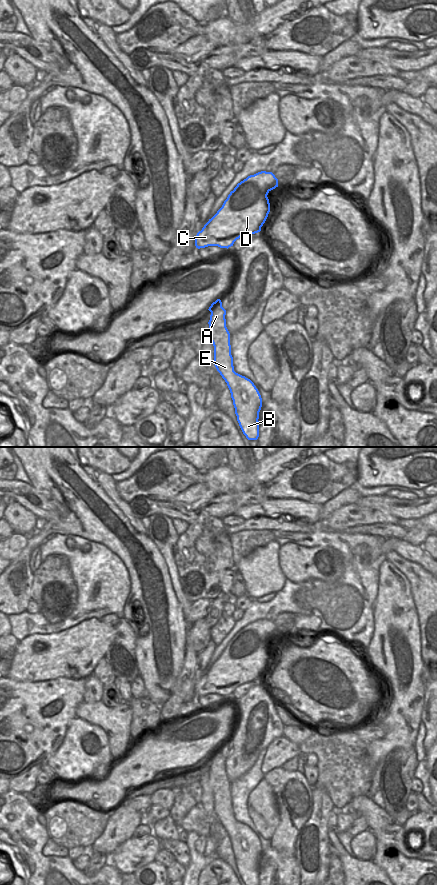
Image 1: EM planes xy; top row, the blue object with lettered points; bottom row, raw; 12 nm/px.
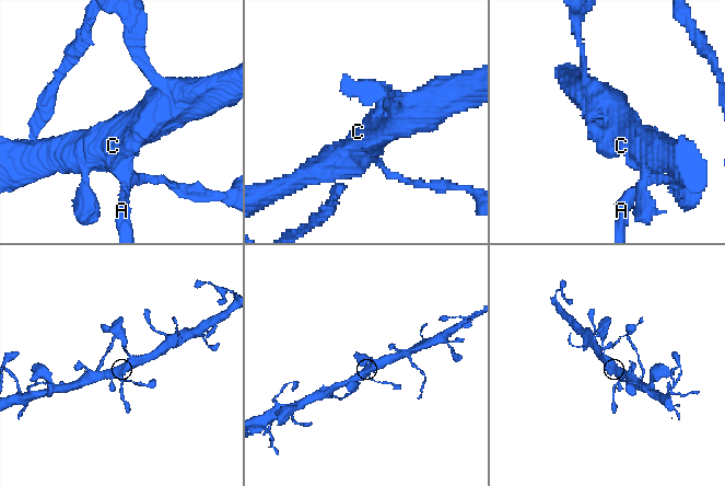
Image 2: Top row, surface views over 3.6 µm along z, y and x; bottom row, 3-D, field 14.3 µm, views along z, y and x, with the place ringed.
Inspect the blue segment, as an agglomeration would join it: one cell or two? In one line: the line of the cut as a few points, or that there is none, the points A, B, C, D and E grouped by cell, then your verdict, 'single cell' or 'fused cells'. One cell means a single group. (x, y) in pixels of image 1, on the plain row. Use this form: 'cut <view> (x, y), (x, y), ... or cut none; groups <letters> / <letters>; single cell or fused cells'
cut none; groups A B C D E; single cell

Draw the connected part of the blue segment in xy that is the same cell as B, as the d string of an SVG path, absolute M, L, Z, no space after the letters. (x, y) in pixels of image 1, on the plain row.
M217 747L208 757L211 760L209 772L210 787L214 794L214 813L222 826L227 831L231 841L235 862L239 874L246 885L259 885L259 860L262 855L261 843L254 831L234 819L233 805L231 803L230 781L226 775L226 758L222 755L222 750Z

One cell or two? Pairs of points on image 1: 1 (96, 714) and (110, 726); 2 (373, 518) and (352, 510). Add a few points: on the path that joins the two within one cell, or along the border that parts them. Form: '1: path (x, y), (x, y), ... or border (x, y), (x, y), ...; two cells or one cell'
1: path (99, 715), (107, 723); one cell
2: path (368, 516), (357, 515); one cell

